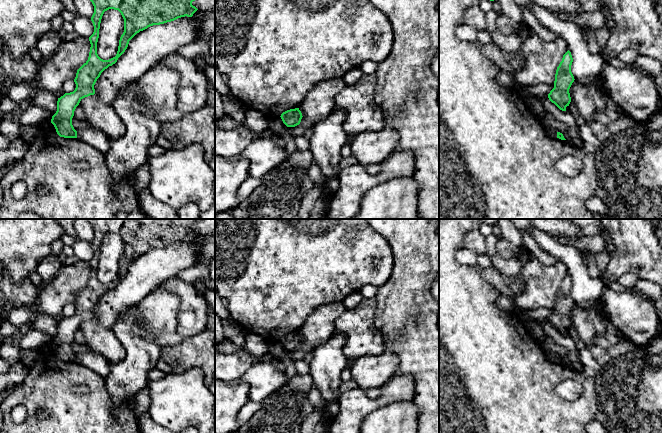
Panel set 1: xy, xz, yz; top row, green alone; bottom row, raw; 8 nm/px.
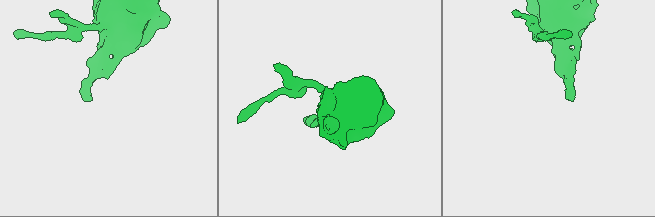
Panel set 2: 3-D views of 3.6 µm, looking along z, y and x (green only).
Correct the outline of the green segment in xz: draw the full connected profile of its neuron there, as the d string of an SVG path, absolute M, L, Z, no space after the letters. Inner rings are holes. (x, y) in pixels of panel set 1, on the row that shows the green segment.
M295 108L283 112L280 117L287 127L295 127L300 124L303 116L299 108Z

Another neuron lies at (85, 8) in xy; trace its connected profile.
M74 0L76 14L91 18L94 13L94 6L90 0Z

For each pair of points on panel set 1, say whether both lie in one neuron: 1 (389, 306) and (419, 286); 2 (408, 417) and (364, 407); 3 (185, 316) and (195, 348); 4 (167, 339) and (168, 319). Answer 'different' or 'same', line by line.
1: same
2: different
3: different
4: different

